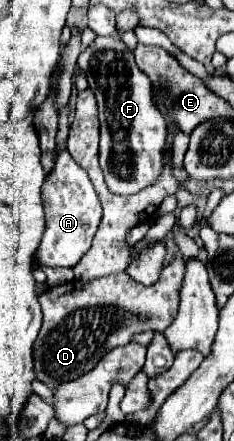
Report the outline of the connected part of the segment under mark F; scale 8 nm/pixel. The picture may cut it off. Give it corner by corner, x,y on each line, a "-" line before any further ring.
97,35
89,47
83,47
77,67
87,75
89,89
99,103
99,159
107,187
119,195
139,193
143,187
157,181
163,167
163,147
167,137
167,123
153,103
153,85
137,67
133,51
117,35

